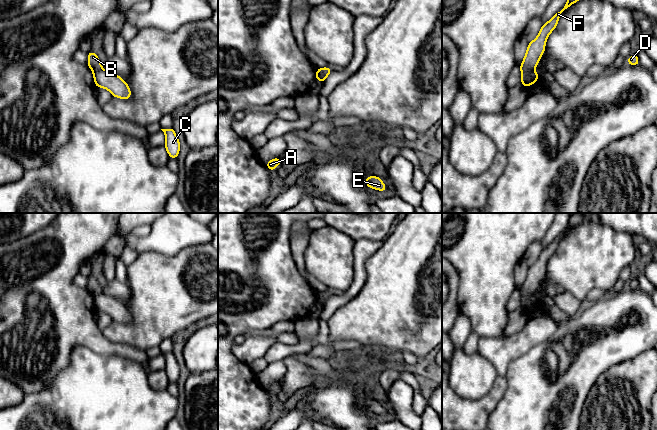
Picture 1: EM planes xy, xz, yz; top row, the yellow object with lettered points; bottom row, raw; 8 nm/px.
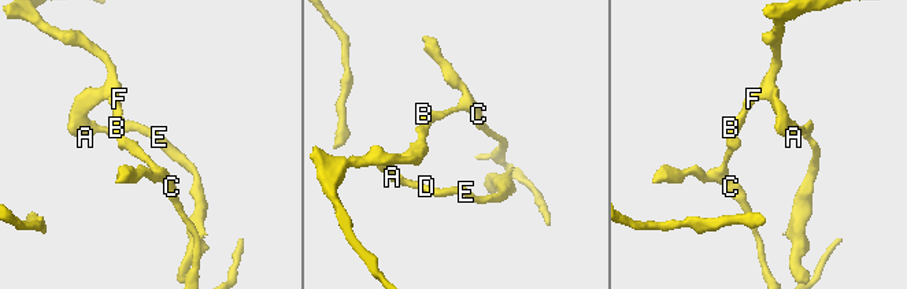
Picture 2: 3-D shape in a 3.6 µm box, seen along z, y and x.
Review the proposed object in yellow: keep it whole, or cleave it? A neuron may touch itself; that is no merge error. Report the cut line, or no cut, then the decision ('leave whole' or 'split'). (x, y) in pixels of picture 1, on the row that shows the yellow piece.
cut yz (521, 70), (533, 71); split

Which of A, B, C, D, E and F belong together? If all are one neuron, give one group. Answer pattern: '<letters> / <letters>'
A B D E F / C

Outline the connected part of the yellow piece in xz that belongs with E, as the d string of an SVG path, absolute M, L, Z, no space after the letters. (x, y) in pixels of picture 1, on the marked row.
M369 176L367 177L364 182L367 184L369 188L379 190L379 191L385 191L388 190L386 185L381 181L380 177L377 176Z

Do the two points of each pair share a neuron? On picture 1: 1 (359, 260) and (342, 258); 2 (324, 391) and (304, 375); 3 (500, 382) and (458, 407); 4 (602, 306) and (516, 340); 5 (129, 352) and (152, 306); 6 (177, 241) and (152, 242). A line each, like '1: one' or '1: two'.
1: two
2: two
3: one
4: two
5: two
6: one

